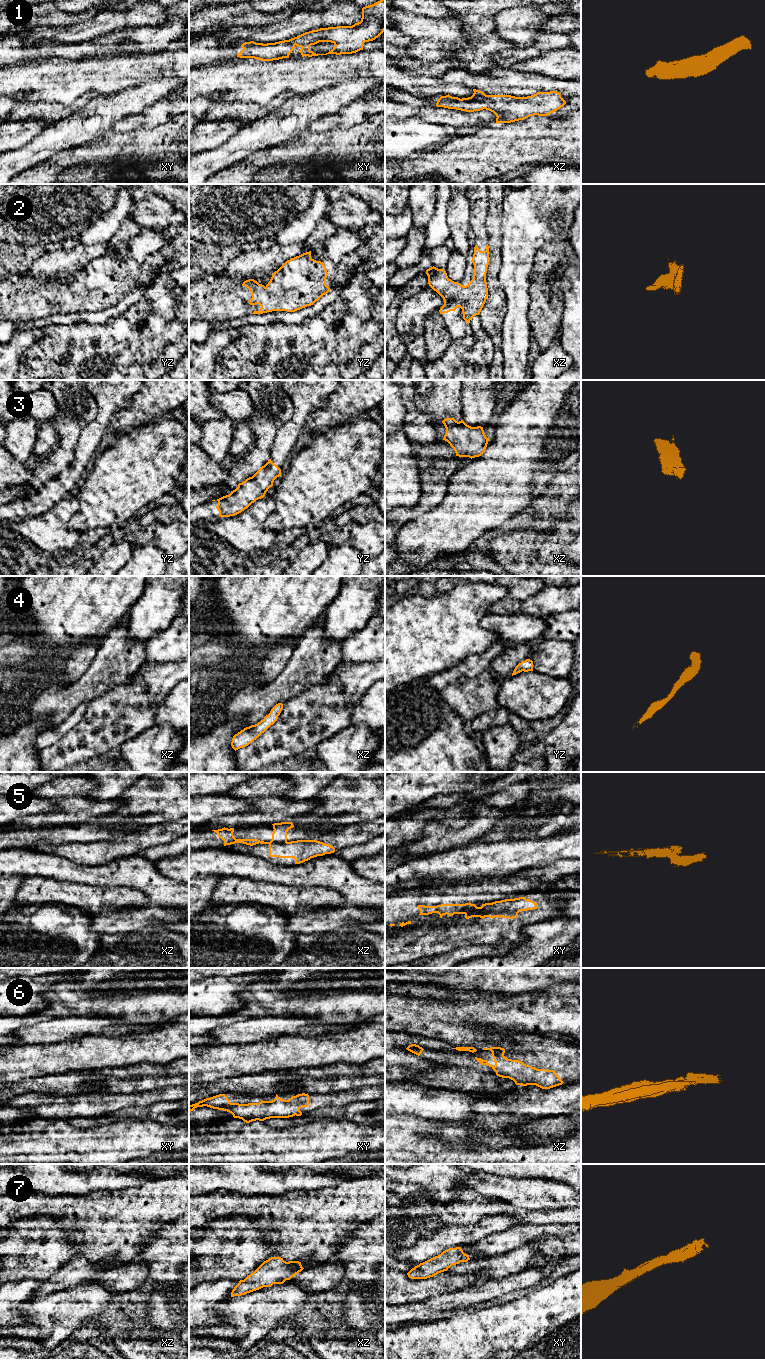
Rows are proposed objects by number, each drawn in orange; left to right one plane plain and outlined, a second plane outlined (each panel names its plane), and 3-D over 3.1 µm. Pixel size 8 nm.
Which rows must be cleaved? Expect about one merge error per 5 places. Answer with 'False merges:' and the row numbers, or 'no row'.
False merges: 5

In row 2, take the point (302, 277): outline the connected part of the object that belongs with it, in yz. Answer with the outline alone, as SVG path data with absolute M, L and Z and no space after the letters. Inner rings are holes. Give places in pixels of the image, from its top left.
M309 251L283 263L266 286L254 279L244 281L242 286L251 292L249 304L261 306L259 311L252 314L295 312L313 305L330 292L326 285L327 276L324 263L312 259Z

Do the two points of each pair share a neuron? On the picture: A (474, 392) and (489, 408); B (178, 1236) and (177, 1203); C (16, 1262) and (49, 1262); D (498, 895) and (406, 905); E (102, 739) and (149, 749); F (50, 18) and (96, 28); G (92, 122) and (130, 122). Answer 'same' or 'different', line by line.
A: same
B: different
C: same
D: same
E: different
F: different
G: different

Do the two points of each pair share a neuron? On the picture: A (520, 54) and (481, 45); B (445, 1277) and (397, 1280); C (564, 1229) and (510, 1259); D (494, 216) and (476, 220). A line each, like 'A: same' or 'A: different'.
A: different
B: same
C: different
D: different

